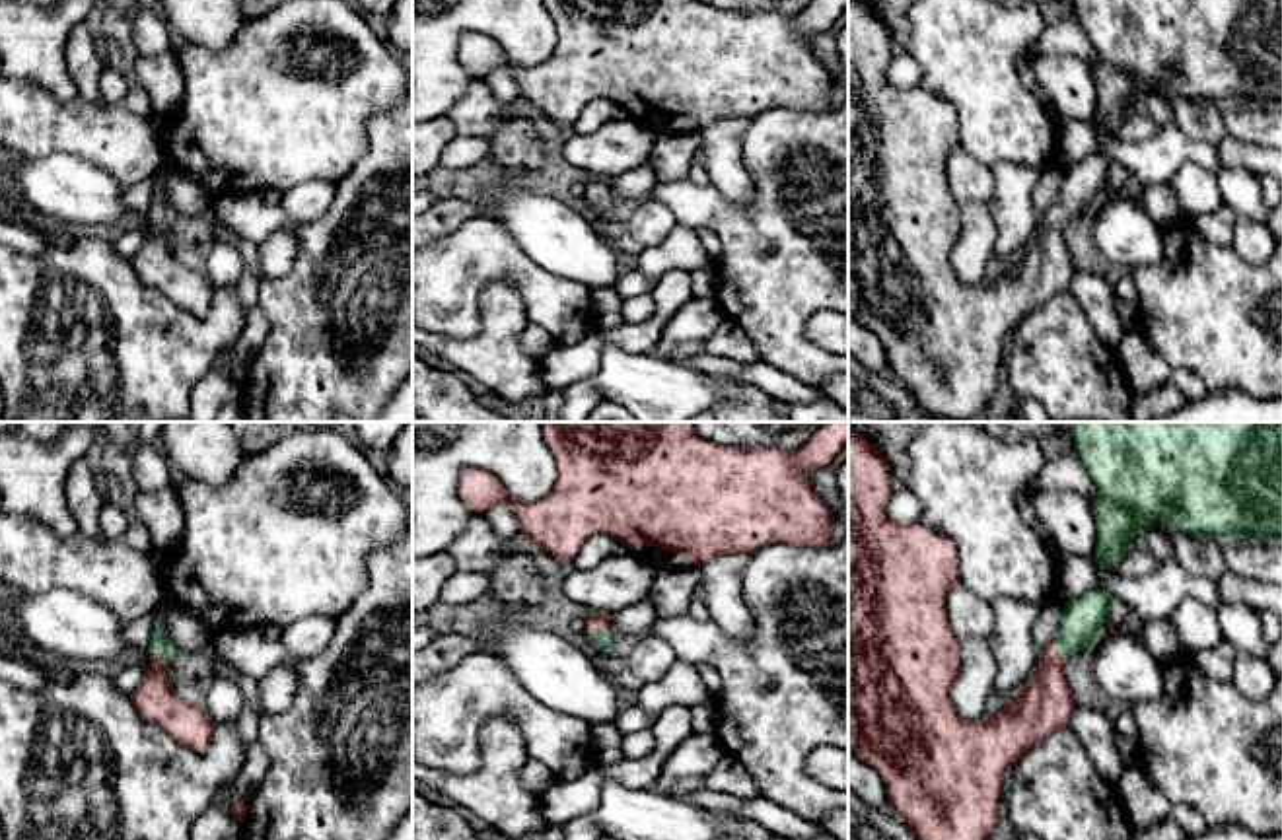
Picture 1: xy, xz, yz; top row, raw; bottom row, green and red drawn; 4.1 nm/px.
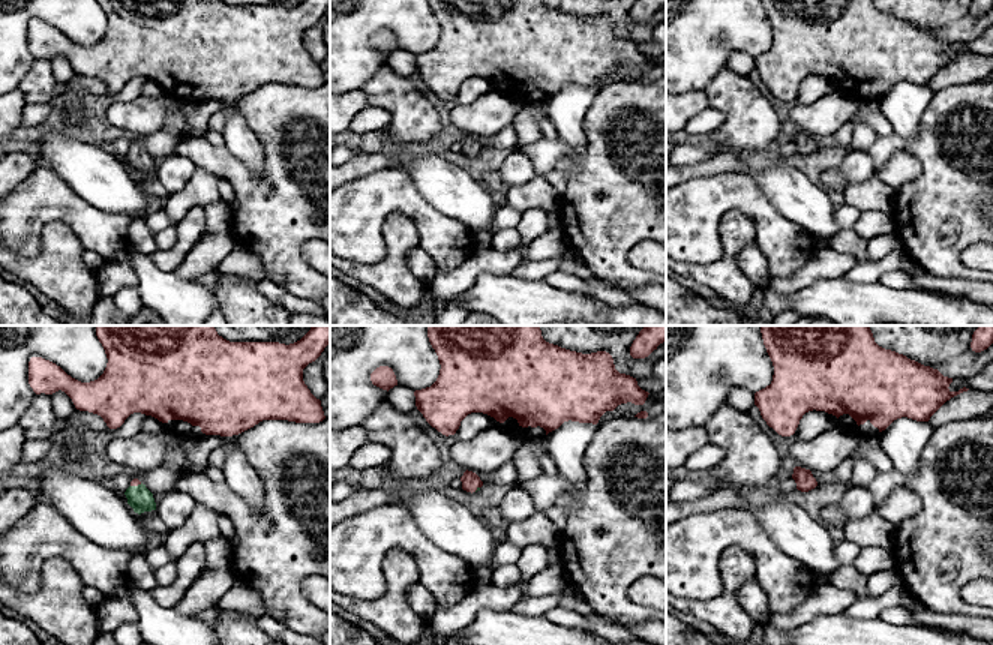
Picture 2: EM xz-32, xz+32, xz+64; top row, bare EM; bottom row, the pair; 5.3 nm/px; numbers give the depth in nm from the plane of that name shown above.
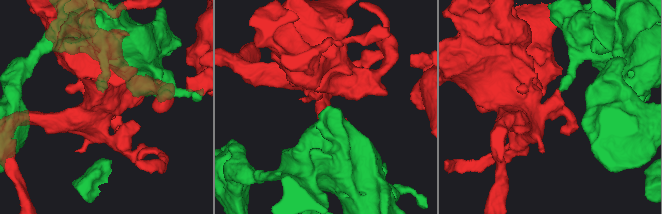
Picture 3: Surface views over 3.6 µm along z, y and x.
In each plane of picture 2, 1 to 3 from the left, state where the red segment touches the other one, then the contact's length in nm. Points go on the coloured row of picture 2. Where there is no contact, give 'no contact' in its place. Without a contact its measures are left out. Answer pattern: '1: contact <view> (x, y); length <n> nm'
1: contact xz-32 (135, 486); length 70 nm
2: contact xz+32 (477, 489); length 40 nm
3: no contact

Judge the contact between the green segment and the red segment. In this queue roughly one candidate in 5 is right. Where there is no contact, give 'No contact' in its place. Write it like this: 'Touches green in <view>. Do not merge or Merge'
Touches green in xz. Merge

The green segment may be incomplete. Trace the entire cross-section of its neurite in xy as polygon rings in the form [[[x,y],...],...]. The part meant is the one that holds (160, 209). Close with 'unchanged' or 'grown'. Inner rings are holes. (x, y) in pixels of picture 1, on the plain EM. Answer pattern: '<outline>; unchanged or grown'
[[[160,185],[154,187],[148,218],[150,231],[130,261],[132,270],[142,284],[169,298],[181,311],[204,317],[218,288],[204,272],[185,266],[169,249],[165,233],[179,214]]]; grown

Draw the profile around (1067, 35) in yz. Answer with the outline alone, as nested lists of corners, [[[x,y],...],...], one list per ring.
[[[1060,2],[1062,14],[1054,23],[1045,27],[1037,43],[1037,56],[1074,54],[1089,66],[1097,64],[1097,51],[1082,27],[1074,2]]]

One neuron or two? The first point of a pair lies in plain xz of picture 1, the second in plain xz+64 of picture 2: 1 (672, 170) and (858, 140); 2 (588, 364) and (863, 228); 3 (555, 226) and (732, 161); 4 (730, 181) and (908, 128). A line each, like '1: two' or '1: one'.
1: one
2: one
3: two
4: one

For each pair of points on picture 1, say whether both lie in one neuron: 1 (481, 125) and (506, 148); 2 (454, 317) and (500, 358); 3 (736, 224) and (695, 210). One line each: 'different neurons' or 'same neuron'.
1: same neuron
2: different neurons
3: same neuron

